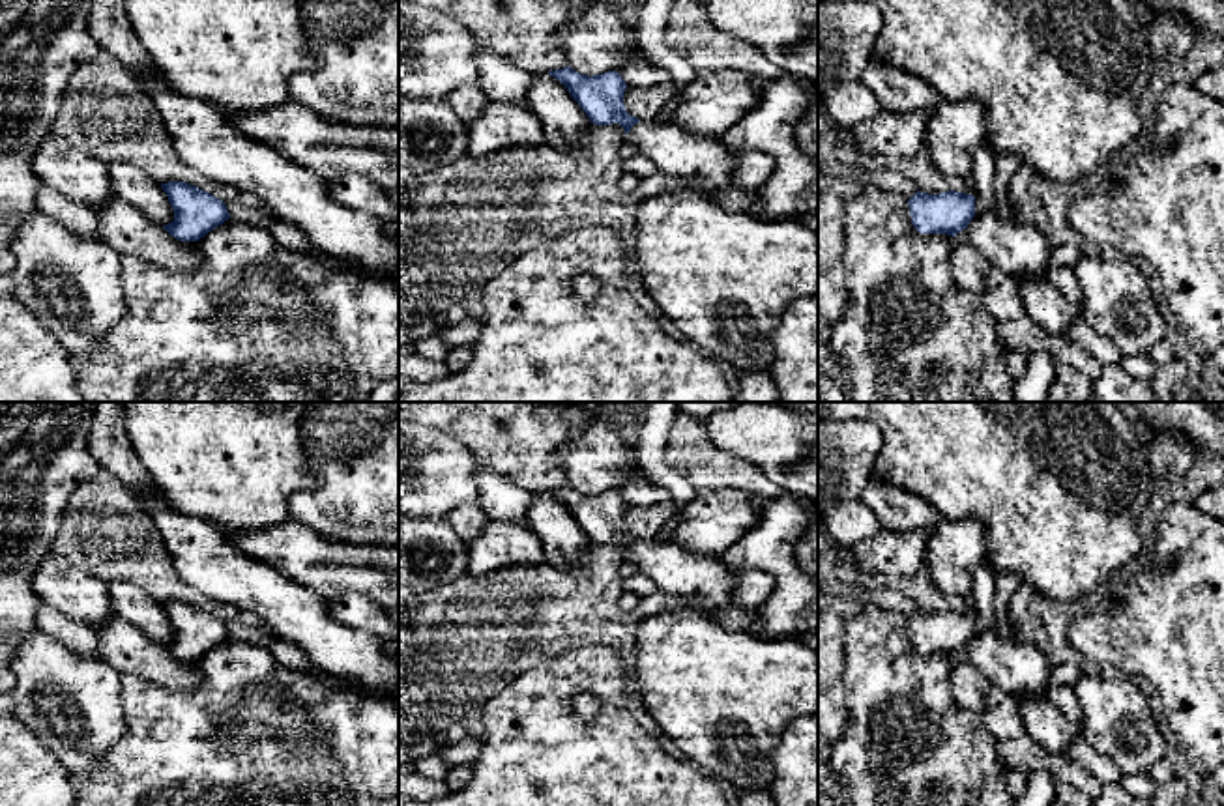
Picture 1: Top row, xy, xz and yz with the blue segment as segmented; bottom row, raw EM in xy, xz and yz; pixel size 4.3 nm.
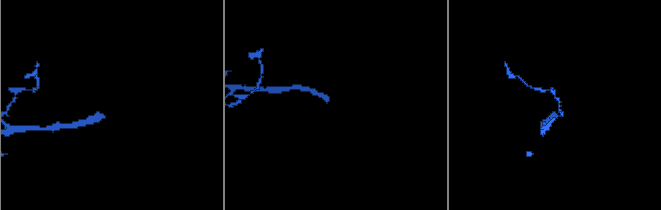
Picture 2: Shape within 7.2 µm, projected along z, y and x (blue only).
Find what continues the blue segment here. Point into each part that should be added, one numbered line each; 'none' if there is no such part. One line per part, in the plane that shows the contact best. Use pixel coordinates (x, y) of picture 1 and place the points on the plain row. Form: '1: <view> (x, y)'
1: xz (708, 580)

